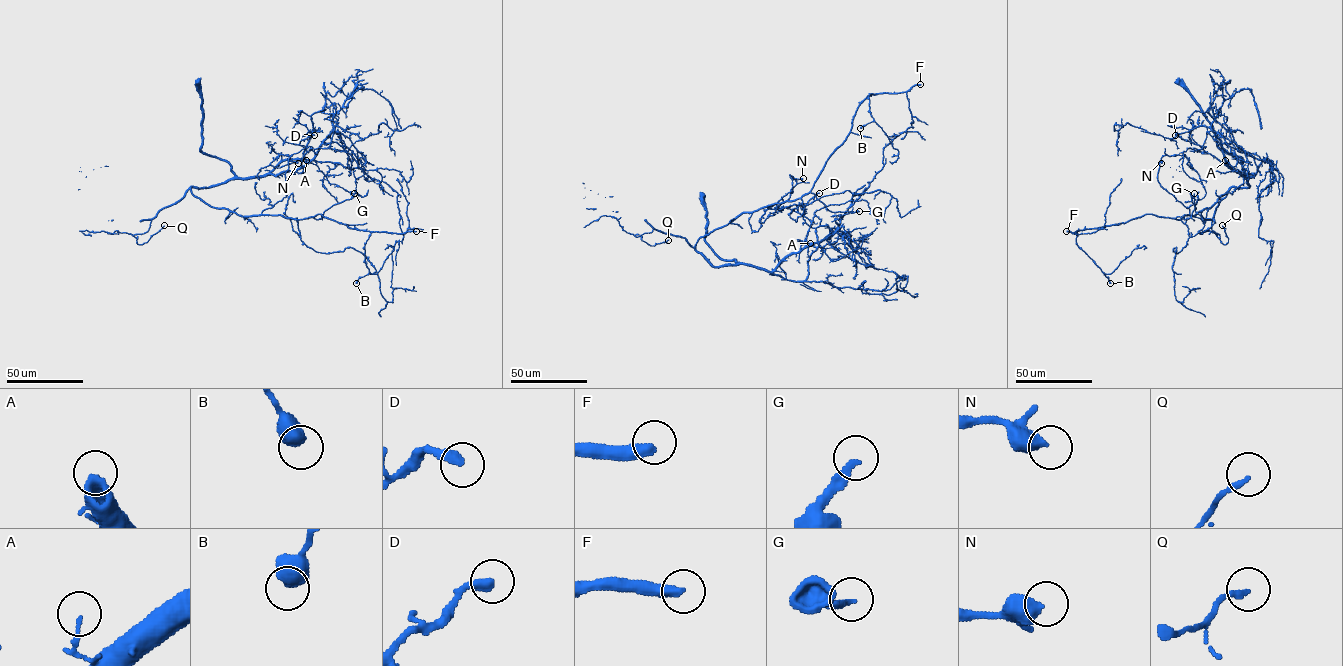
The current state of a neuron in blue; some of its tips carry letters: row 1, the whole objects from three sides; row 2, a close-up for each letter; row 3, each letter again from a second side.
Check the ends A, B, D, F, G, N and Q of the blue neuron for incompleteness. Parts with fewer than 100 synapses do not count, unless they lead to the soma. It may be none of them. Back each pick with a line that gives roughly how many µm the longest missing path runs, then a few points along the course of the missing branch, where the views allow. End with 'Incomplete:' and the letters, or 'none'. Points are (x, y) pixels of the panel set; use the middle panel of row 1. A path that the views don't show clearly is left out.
F: missing 200 µm; course (920, 84), (944, 85), (955, 96), (961, 105), (955, 129), (972, 151), (950, 179), (923, 176), (905, 211)
G: missing 140 µm; course (859, 211), (882, 202), (919, 228), (929, 227), (914, 223), (887, 237), (882, 258), (870, 253), (871, 245)
Incomplete: F, G

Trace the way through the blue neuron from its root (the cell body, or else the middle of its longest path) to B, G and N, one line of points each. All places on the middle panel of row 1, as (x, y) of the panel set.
B: (700, 238), (743, 213), (806, 195), (849, 133), (857, 107), (875, 94), (869, 96), (873, 120), (860, 128)
G: (700, 238), (727, 225), (743, 213), (796, 200), (809, 193), (832, 212), (859, 211)
N: (700, 238), (727, 225), (743, 213), (776, 204), (790, 191), (789, 175), (803, 178)

